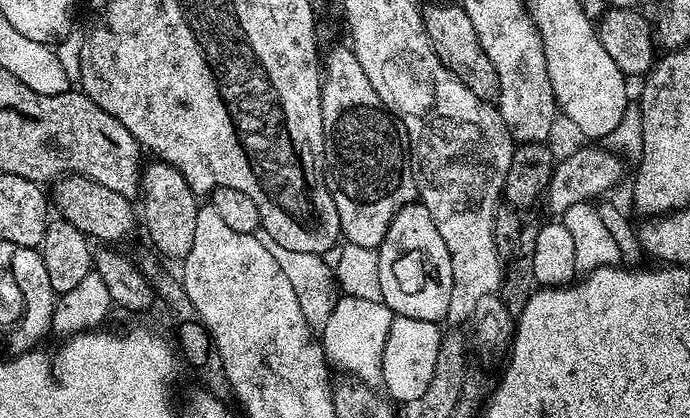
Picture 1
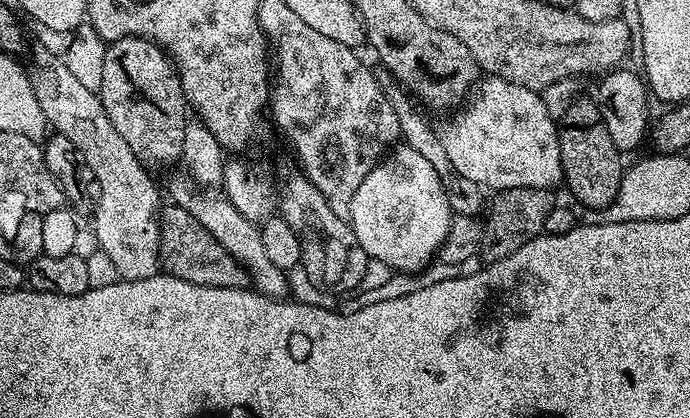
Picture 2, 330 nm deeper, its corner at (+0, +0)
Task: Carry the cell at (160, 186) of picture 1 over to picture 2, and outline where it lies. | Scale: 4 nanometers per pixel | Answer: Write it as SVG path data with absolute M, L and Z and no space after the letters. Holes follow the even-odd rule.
M127 36L121 40L111 41L105 50L105 61L102 67L102 82L98 95L102 106L106 110L106 114L110 118L110 122L114 126L114 130L118 130L118 134L122 134L122 139L126 141L126 146L130 146L130 150L134 150L134 154L139 158L141 164L147 166L149 169L155 170L155 168L168 168L171 164L179 165L181 163L182 138L186 138L186 126L190 122L190 109L188 99L184 97L184 91L180 85L180 76L176 72L176 65L173 64L172 57L169 56L160 45L141 36Z

